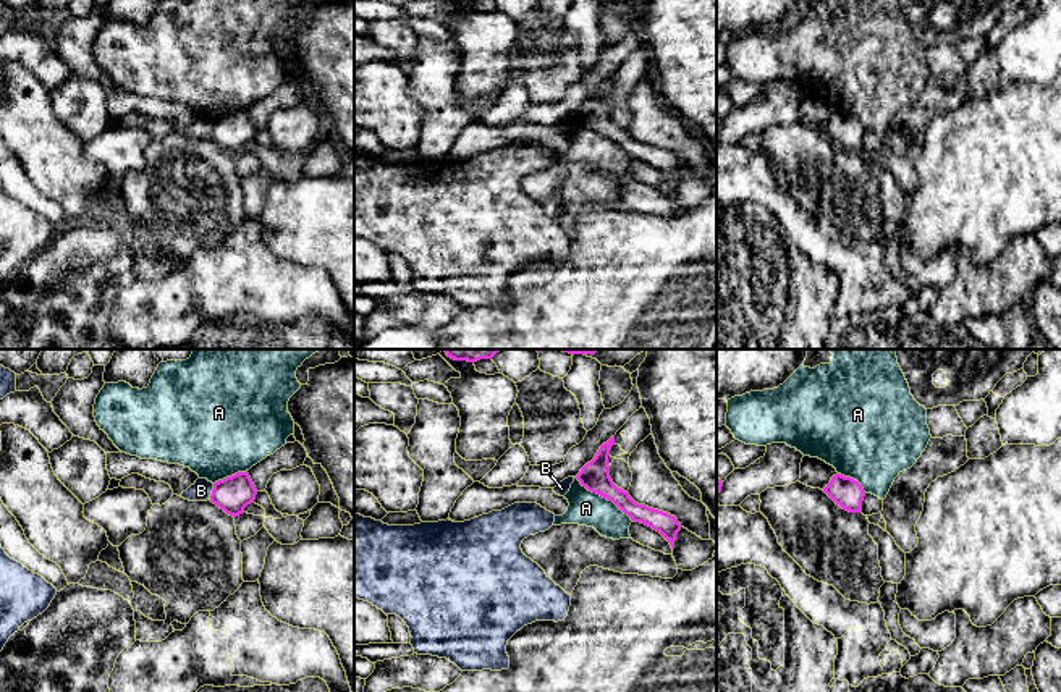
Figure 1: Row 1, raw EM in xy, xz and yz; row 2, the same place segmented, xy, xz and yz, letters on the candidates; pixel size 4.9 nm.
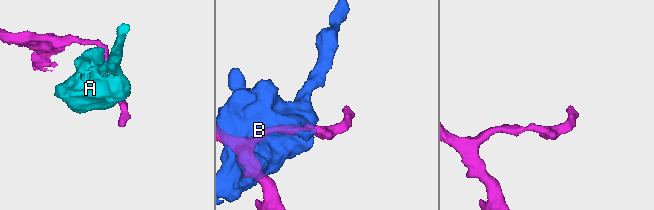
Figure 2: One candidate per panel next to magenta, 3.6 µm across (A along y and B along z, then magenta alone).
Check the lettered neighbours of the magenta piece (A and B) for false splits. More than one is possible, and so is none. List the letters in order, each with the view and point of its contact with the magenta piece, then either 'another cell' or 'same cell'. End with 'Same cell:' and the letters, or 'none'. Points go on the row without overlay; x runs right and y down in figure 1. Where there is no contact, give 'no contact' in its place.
A: xz (604, 135) | another cell
B: xy (212, 130) | another cell
Same cell: none

